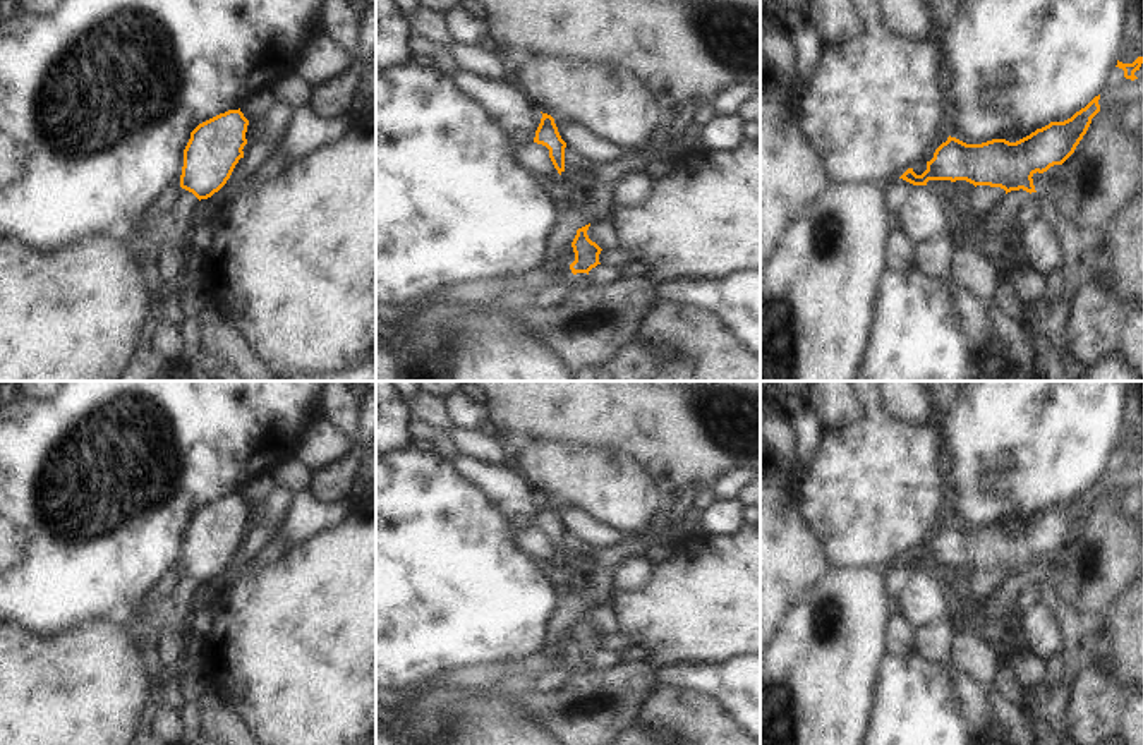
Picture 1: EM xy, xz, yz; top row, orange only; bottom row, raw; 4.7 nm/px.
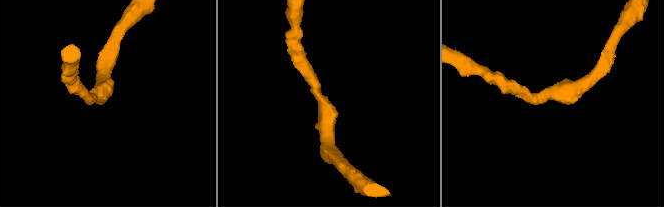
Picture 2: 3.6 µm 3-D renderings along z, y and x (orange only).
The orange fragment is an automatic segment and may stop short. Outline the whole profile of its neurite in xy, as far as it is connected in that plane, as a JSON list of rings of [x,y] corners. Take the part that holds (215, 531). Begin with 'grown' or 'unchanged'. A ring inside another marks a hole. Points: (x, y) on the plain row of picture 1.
unchanged; [[[240,493],[199,508],[184,534],[180,572],[199,585],[218,577],[244,542],[247,510]]]

